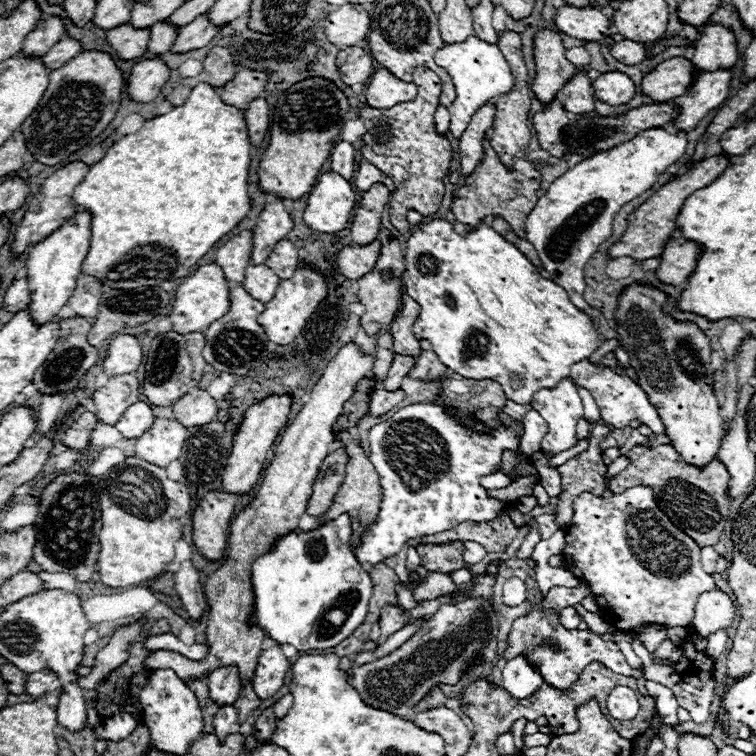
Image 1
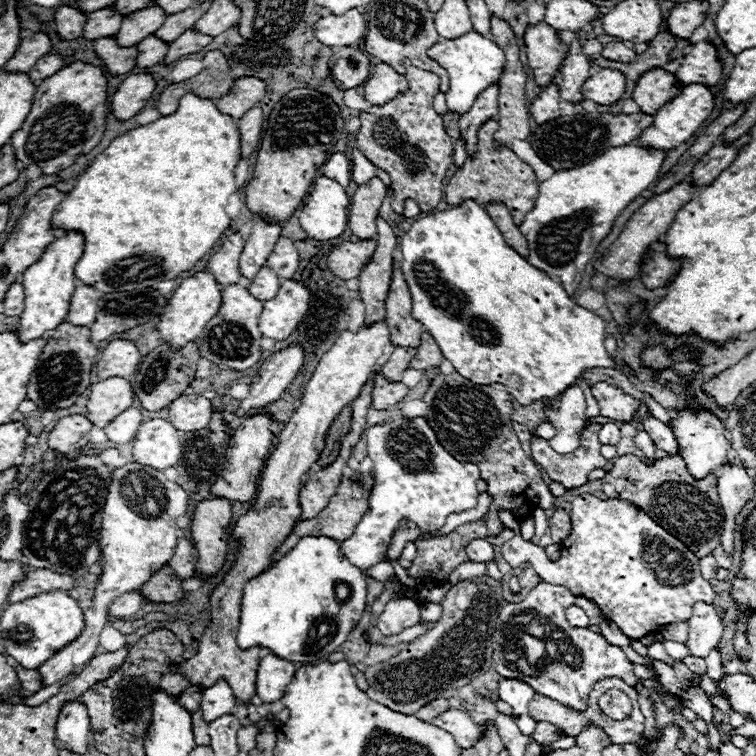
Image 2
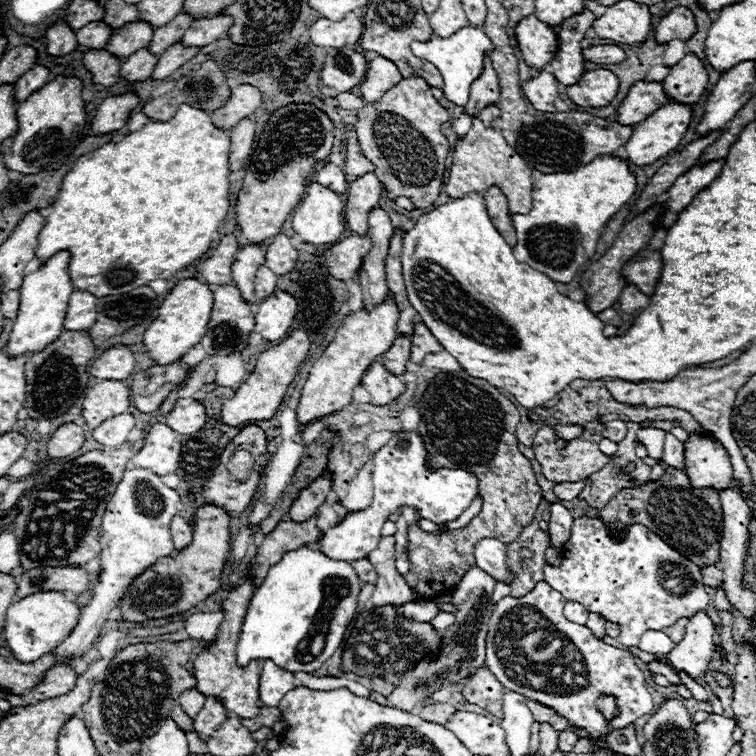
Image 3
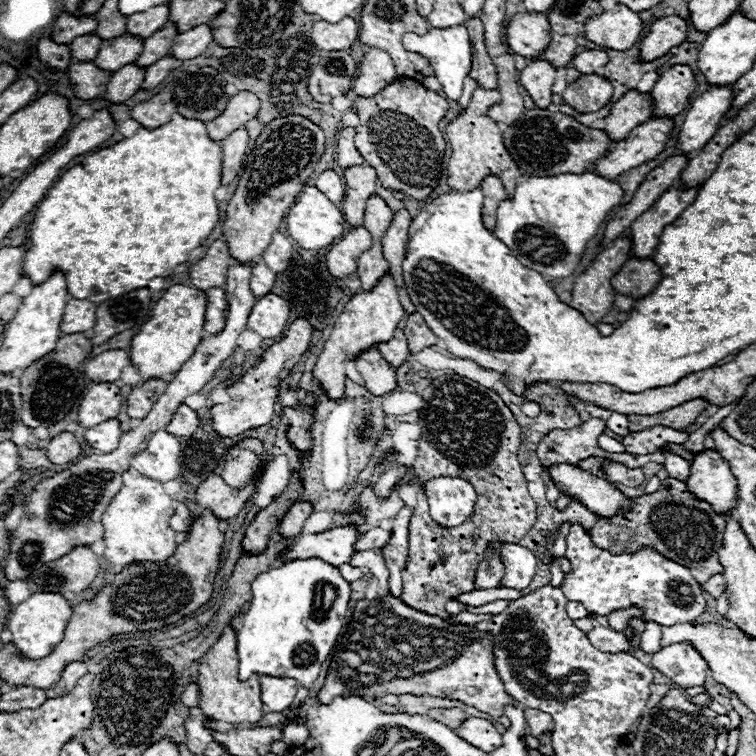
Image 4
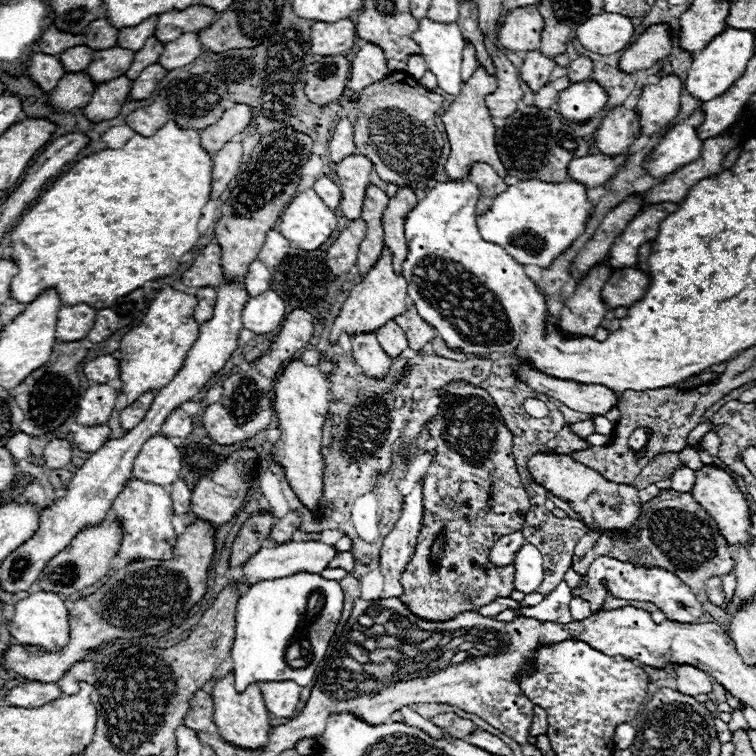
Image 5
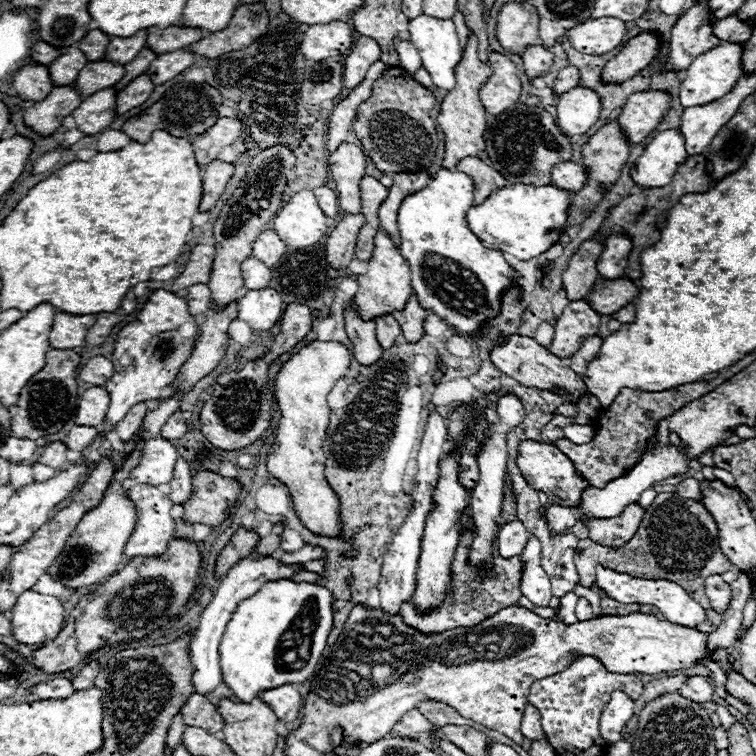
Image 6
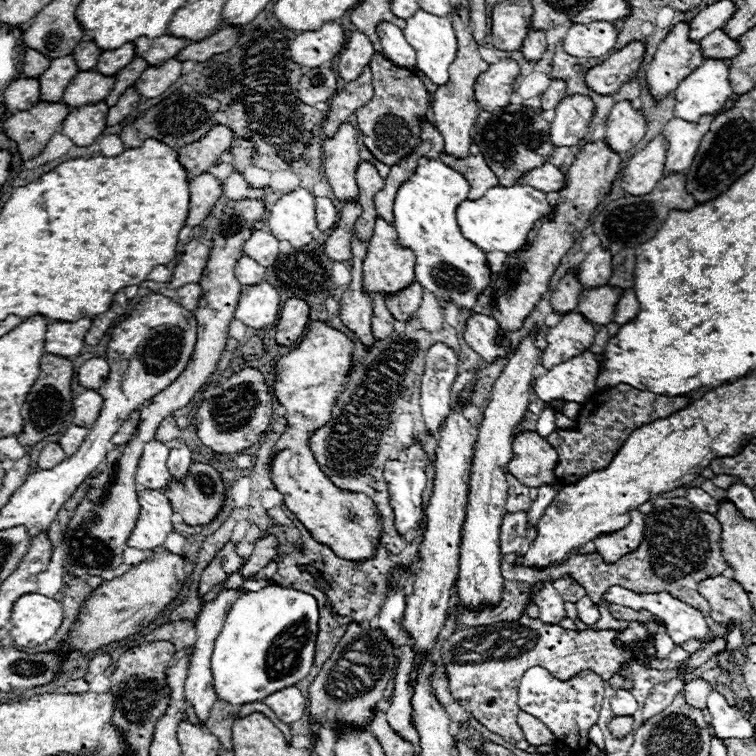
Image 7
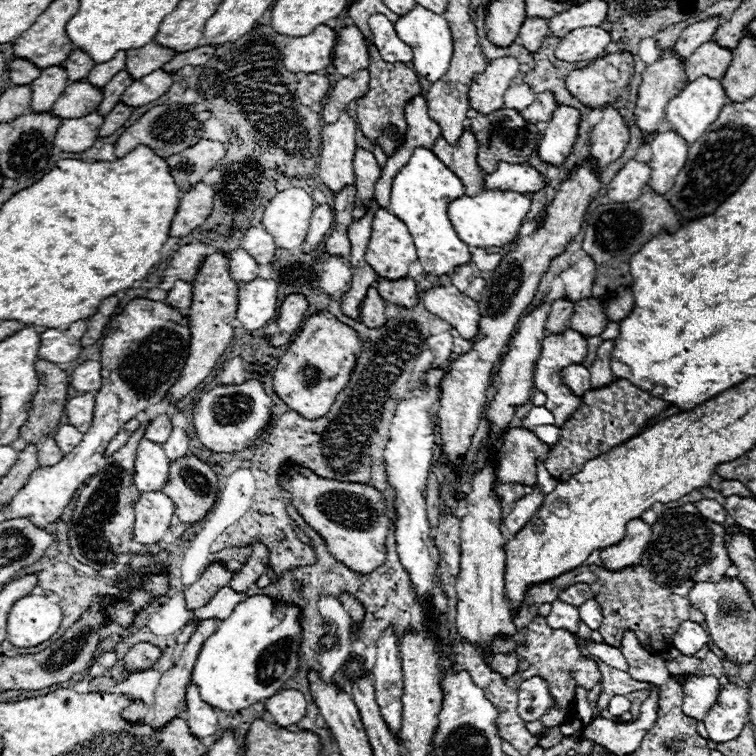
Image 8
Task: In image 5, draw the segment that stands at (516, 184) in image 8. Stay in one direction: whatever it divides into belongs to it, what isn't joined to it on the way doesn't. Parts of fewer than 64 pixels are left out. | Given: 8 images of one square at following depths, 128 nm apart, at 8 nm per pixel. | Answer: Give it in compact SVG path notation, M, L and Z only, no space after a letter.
M602 154L584 156L584 158L576 158L568 164L568 176L570 176L570 180L584 184L586 188L594 188L594 186L606 182L608 178L612 178L616 168L624 162L626 162L626 156L614 156L614 158L602 156Z

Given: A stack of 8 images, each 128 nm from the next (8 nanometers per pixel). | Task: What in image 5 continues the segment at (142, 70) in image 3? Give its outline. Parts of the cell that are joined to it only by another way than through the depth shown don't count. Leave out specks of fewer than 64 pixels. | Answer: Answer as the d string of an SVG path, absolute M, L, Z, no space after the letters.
M126 76L98 84L90 102L82 108L84 116L94 124L116 118L120 114L120 108L126 104L130 86L132 86L132 82Z

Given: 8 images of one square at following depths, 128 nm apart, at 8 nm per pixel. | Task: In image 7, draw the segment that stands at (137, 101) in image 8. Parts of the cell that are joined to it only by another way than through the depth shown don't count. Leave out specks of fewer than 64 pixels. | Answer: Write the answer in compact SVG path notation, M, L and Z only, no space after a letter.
M176 58L168 60L160 68L146 68L144 74L136 80L134 88L142 98L156 98L162 92L166 92L178 78L182 76L182 62Z

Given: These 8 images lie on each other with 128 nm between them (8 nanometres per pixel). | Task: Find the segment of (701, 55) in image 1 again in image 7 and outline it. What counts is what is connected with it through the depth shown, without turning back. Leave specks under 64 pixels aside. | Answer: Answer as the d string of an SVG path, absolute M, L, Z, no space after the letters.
M618 102L612 106L608 114L608 128L606 128L606 144L610 150L622 154L628 152L634 144L642 140L646 132L644 116L630 106L630 102Z

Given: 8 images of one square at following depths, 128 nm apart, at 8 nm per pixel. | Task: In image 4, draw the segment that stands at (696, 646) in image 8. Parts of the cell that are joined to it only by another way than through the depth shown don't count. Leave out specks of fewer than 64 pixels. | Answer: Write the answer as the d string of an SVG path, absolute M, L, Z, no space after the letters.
M572 526L566 536L566 558L572 562L572 572L566 574L562 592L568 600L580 602L590 614L608 616L612 610L638 606L644 608L644 622L658 622L660 626L672 626L696 620L706 610L704 590L692 578L688 568L660 556L654 550L640 550L636 554L614 556L592 544L588 532L582 526Z

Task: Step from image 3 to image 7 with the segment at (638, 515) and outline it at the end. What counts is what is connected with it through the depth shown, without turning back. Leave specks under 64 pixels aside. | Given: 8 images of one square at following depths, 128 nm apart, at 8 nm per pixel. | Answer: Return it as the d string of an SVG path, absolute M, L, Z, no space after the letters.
M656 498L652 514L646 514L646 534L644 542L638 546L638 550L626 554L616 564L606 564L598 552L594 554L572 554L564 564L548 566L544 570L534 568L516 568L502 560L502 578L504 578L504 590L502 600L496 608L486 608L480 614L468 612L462 606L458 606L458 624L466 626L480 626L480 624L492 624L500 620L516 620L524 614L526 604L530 604L530 592L536 582L554 582L556 578L570 576L576 582L580 582L588 598L592 602L606 602L604 594L608 592L608 586L624 586L626 590L632 590L636 594L650 594L650 592L668 592L674 598L680 598L682 602L688 602L690 606L696 606L704 616L708 616L708 602L698 594L698 582L704 578L720 576L726 568L726 560L722 558L720 542L708 542L708 540L720 540L722 526L720 522L706 512L696 510L686 498Z

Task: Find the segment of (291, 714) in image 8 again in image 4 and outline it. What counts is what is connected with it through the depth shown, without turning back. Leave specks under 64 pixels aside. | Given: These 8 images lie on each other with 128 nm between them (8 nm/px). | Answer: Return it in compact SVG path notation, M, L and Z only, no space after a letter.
M260 676L262 686L262 702L268 712L284 712L292 706L298 684L292 678L272 678Z

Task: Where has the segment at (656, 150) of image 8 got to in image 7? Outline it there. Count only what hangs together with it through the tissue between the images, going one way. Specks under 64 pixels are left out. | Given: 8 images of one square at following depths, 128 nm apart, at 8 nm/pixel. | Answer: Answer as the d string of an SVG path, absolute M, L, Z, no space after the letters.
M704 116L698 124L690 124L682 122L680 118L672 118L662 128L662 136L668 142L664 172L682 172L692 164L700 140L708 132L712 120L714 120L712 116Z

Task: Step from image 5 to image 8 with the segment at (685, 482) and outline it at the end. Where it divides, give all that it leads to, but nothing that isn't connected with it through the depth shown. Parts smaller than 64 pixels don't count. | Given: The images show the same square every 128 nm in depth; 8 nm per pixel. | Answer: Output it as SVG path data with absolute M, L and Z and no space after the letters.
M704 498L704 500L696 502L694 506L698 508L700 514L704 514L704 518L708 518L708 520L712 520L712 522L716 522L716 524L724 524L724 522L726 522L726 512L724 512L722 504L718 504L716 500Z

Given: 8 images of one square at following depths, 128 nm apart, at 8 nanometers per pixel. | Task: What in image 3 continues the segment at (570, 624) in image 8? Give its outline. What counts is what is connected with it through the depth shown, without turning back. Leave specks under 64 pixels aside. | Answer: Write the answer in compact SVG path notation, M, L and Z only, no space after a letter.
M482 538L474 548L474 558L476 566L490 574L494 580L500 580L504 584L510 584L514 580L514 574L508 568L508 554L504 542L494 538Z

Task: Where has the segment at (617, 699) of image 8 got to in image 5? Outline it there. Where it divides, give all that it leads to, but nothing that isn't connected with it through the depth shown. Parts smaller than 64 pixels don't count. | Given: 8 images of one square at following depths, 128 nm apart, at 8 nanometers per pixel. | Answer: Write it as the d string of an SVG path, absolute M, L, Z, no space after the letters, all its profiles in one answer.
M620 724L616 726L616 732L614 732L614 742L620 750L628 748L632 742L634 742L634 736L636 736L636 730L630 726L630 724Z

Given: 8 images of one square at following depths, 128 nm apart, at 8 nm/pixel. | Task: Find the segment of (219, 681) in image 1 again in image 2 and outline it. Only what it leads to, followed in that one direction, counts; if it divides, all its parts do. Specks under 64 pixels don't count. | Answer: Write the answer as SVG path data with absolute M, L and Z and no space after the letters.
M226 680L216 682L212 688L202 690L202 716L206 722L216 720L218 716L232 714L232 708L236 706L236 698L232 694L232 688Z

